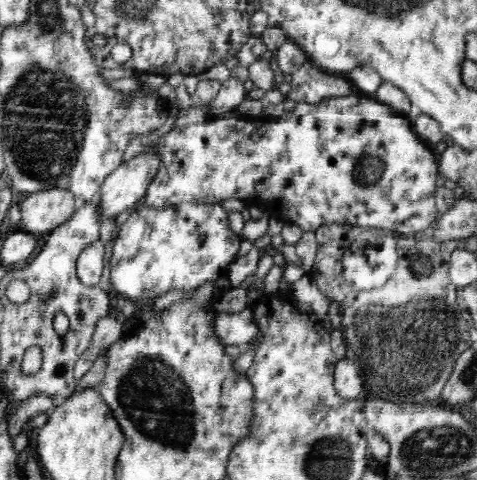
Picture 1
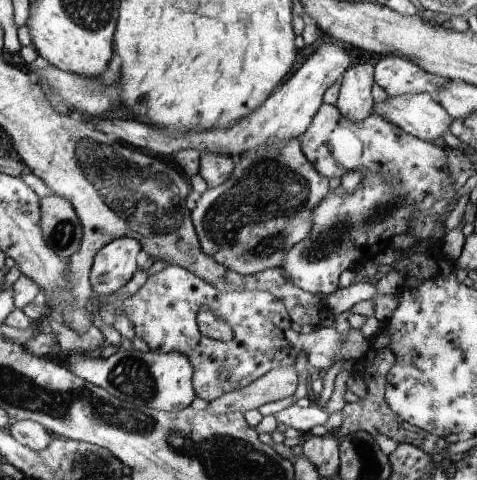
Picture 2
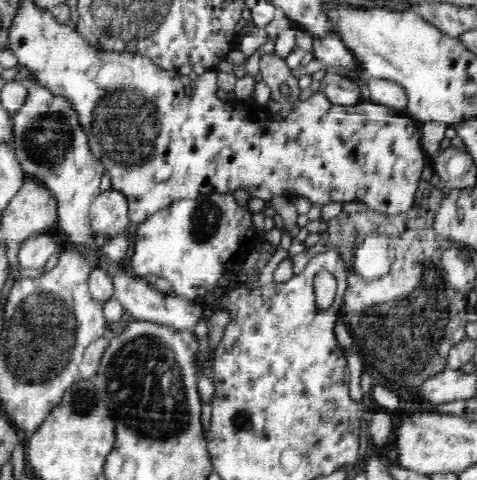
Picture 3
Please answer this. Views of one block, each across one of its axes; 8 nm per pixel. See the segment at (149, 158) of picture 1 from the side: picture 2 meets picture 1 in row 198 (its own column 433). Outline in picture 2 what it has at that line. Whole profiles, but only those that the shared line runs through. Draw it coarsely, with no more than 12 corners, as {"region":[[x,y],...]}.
{"region":[[431,94],[373,104],[407,136],[441,144],[451,116]]}

